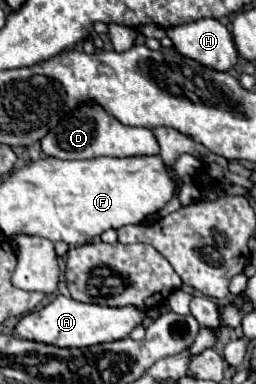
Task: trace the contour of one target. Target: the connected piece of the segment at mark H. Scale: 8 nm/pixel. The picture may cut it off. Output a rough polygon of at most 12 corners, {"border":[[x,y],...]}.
{"border":[[216,19],[170,27],[180,55],[228,71],[238,61]]}

